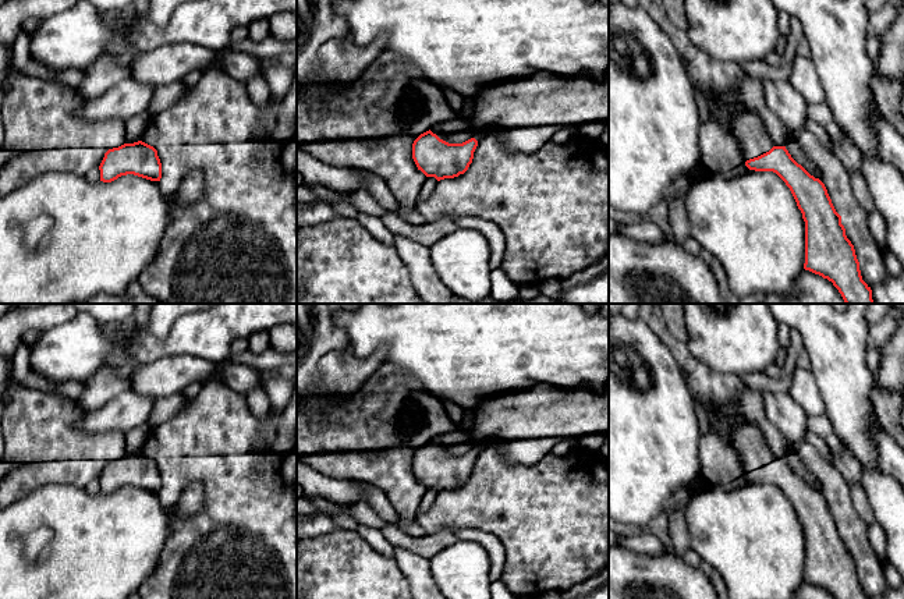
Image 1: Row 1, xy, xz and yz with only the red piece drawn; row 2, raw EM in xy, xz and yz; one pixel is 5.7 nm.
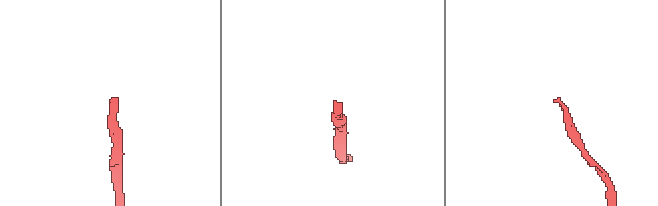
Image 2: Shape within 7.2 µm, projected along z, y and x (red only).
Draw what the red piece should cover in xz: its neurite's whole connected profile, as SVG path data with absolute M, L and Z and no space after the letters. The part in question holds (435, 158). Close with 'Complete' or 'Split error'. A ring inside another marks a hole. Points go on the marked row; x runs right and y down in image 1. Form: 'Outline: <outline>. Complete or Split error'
Outline: M455 116L421 134L412 143L412 159L418 170L437 181L464 174L472 163L478 142L489 137L489 130L481 128L462 143L449 143L444 138L455 130L467 128L468 124L468 118Z. Split error

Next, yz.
Outline: M702 85L701 89L709 102L709 111L737 137L745 166L755 171L773 171L790 188L805 221L804 269L832 281L845 304L873 304L854 245L825 184L798 164L786 146L773 143L755 113L734 103L722 104L717 91Z. Split error

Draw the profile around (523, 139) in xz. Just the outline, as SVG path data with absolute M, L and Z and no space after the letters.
M536 72L486 88L474 100L474 113L465 117L468 127L447 135L446 142L462 143L486 127L508 150L531 155L556 131L609 117L609 72L602 79Z

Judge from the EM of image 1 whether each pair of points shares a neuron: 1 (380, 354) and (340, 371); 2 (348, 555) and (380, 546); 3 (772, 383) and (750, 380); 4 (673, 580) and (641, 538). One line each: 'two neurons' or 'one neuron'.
1: one neuron
2: two neurons
3: one neuron
4: two neurons

